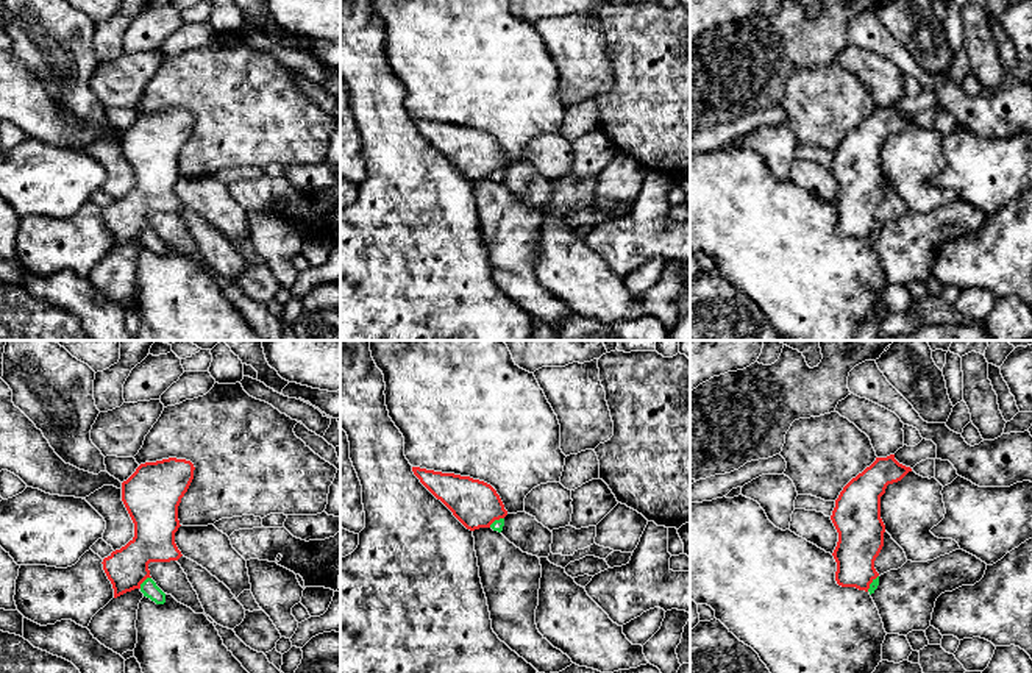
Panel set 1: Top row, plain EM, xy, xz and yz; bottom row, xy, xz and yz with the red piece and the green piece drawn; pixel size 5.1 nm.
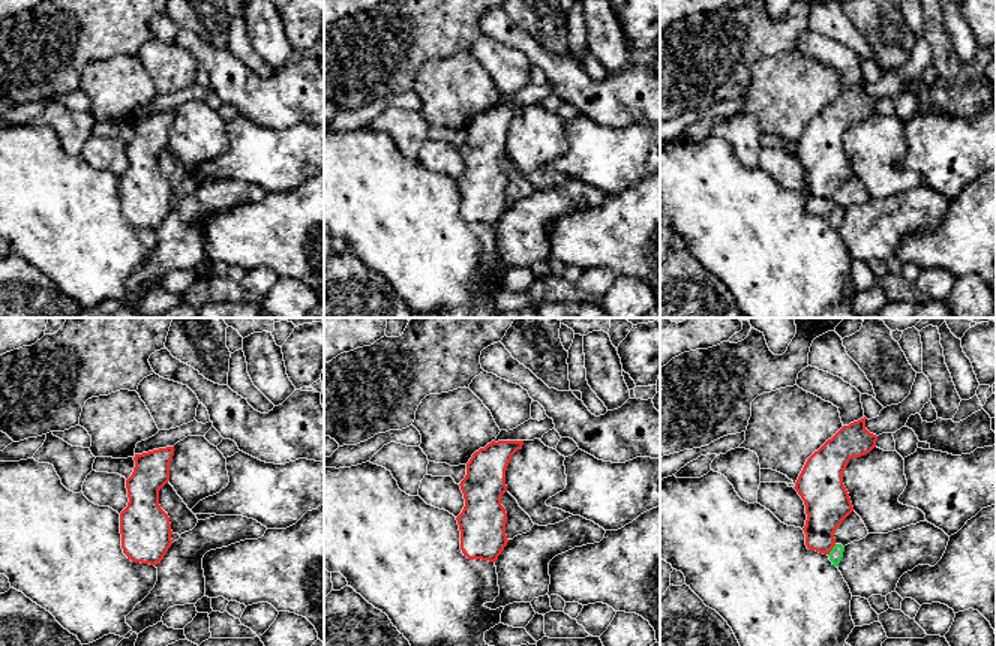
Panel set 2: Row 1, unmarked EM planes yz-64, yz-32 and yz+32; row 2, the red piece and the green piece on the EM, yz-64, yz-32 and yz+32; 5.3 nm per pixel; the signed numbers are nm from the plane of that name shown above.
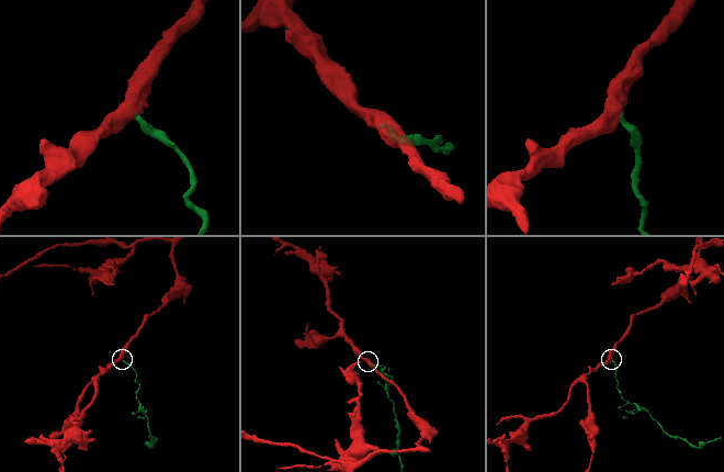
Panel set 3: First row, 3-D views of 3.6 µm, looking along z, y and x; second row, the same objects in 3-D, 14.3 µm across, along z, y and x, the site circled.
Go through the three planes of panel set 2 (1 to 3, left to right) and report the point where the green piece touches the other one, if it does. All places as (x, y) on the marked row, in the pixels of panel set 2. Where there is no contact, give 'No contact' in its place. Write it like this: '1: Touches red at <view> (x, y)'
1: No contact
2: No contact
3: Touches red at yz+32 (831, 549)

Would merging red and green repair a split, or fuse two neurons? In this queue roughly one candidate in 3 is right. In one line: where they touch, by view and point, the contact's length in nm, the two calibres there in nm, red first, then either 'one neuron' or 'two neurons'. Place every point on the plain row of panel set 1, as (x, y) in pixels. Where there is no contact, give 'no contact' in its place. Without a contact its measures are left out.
contact xy (144, 230); length 90 nm; calibres 220 and 90 nm; two neurons

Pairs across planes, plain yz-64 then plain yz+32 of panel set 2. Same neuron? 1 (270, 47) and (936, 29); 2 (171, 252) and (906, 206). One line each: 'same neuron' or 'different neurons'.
1: same neuron
2: same neuron

